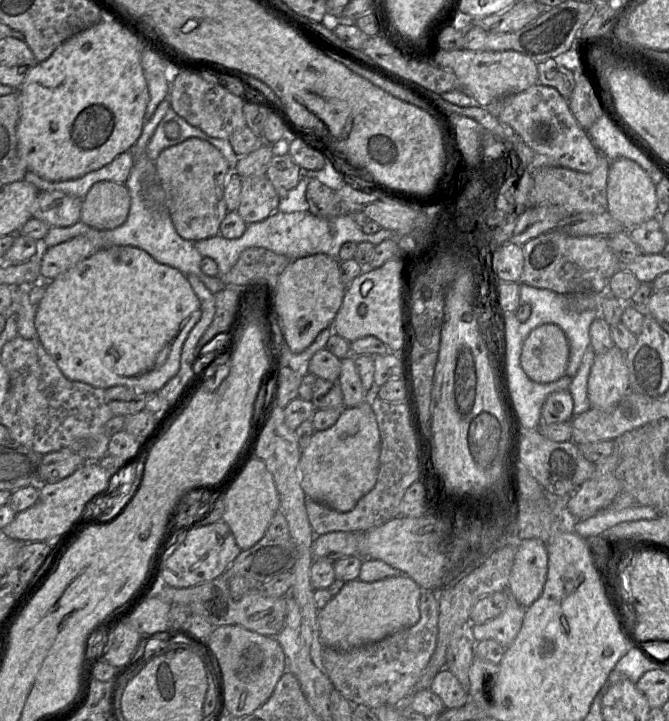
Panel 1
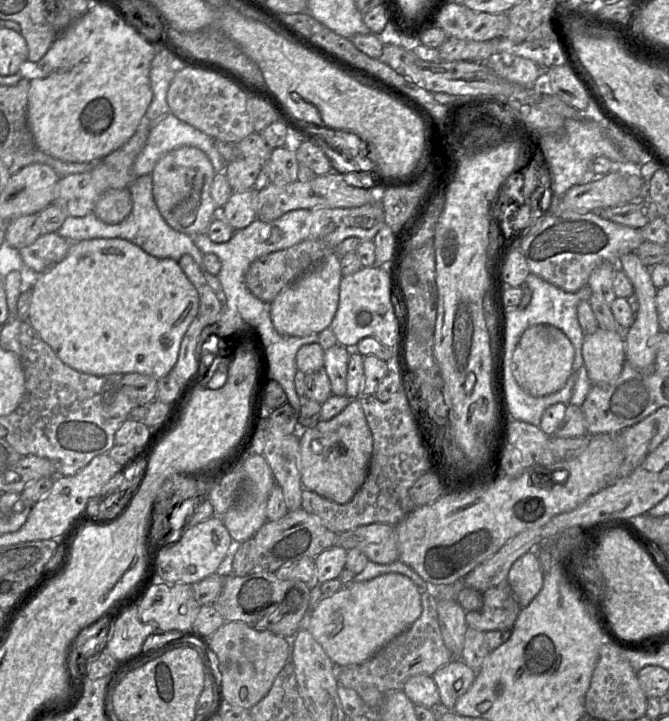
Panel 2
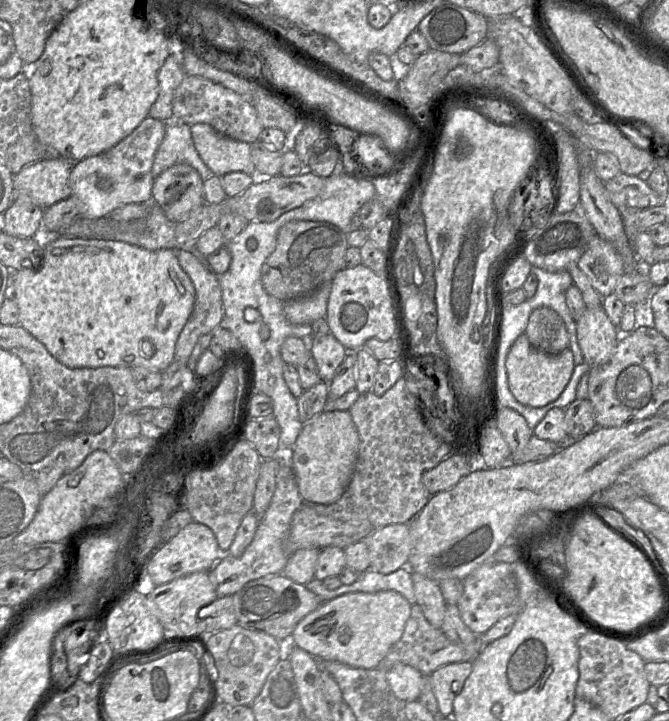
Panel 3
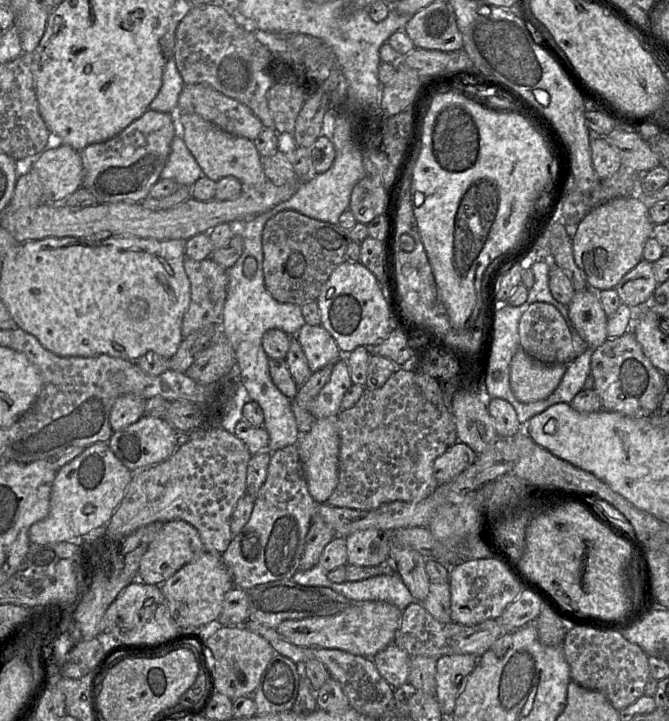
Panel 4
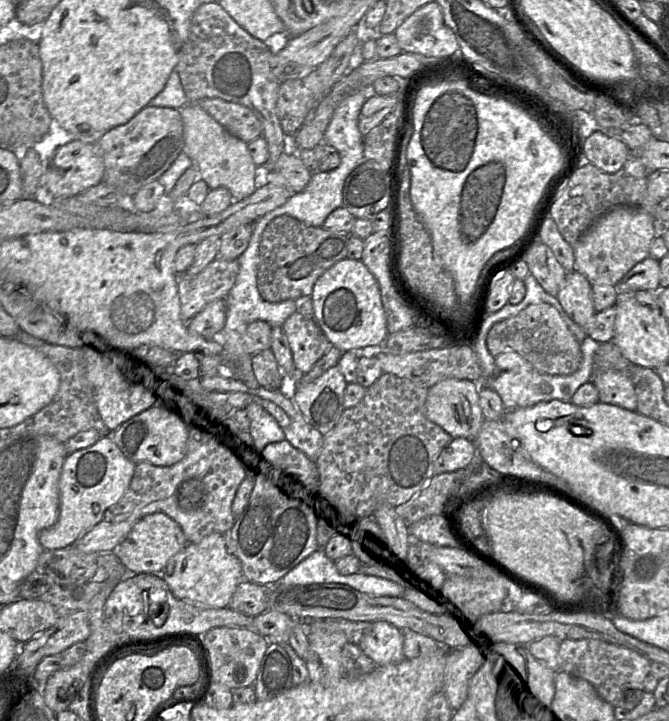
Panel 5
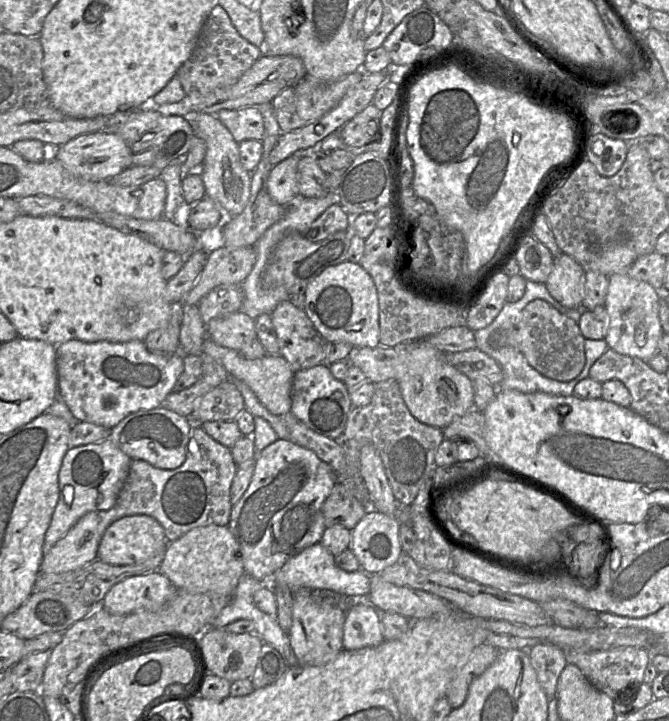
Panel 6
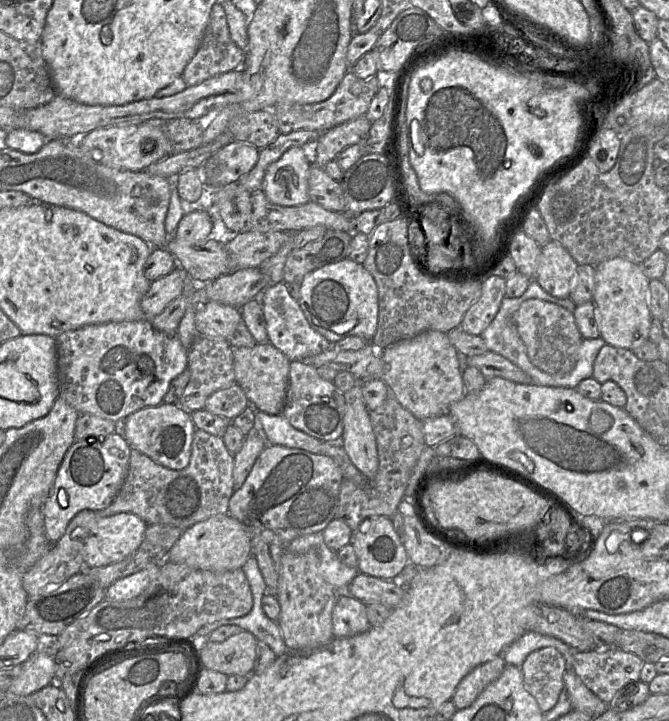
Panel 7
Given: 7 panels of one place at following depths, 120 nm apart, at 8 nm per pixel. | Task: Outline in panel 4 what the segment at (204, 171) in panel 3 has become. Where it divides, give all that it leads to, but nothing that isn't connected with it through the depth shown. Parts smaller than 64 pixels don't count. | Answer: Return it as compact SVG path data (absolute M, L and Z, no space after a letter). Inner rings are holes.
M176 135L171 143L171 151L160 179L171 179L179 186L192 187L202 177L203 171L186 146L181 135Z

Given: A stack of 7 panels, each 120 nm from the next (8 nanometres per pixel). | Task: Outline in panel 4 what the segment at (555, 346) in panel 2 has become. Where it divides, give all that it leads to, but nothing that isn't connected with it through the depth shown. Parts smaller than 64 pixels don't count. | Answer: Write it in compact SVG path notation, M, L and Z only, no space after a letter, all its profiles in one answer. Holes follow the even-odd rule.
M520 346L510 363L510 386L515 398L523 403L536 402L548 398L558 387L567 365L543 364L530 357Z

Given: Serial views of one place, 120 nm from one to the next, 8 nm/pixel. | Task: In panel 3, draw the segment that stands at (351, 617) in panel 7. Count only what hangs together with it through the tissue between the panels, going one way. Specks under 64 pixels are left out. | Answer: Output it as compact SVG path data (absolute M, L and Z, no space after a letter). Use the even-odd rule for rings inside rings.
M397 663L385 672L385 676L393 694L402 704L418 700L423 687L423 675L420 671Z

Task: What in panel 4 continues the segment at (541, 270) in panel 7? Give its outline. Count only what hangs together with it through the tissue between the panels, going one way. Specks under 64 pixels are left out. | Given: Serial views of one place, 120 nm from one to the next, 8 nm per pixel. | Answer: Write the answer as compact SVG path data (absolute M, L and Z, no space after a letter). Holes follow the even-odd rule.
M588 288L575 292L567 305L568 315L588 347L596 349L607 339L607 321L598 292Z

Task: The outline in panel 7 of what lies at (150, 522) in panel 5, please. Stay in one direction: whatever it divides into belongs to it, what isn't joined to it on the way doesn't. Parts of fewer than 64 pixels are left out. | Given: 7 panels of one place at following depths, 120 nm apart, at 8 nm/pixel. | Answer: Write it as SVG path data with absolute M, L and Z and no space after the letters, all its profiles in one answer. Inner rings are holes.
M129 512L98 519L85 538L85 565L107 566L126 559L142 543L146 528L143 519Z

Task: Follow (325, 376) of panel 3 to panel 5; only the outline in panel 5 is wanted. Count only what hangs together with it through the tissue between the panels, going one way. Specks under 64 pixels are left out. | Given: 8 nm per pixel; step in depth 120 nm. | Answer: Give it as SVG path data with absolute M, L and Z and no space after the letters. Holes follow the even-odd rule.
M297 311L286 319L282 328L298 375L310 372L333 346L314 319L308 319Z

